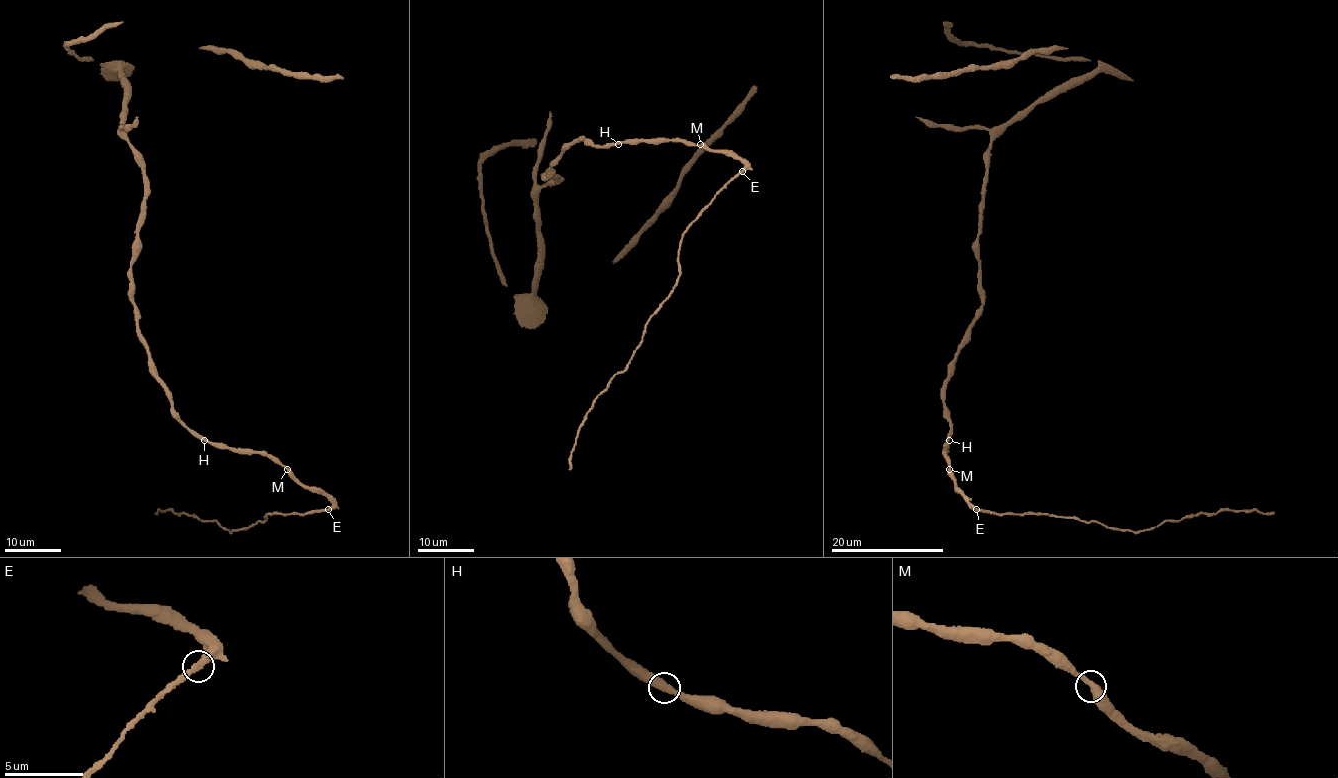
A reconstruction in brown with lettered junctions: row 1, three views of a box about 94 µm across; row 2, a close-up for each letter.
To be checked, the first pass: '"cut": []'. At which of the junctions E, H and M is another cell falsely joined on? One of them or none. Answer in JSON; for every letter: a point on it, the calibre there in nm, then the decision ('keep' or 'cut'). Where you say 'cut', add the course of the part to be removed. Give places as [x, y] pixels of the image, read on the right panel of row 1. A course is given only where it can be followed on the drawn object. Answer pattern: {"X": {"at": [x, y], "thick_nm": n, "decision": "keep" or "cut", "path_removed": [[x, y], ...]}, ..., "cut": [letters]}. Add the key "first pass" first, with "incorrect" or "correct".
{"first pass": "incorrect", "E": {"at": [976, 509], "thick_nm": 400, "decision": "cut", "path_removed": [[976, 509], [999, 514], [1078, 518], [1130, 531], [1154, 528], [1165, 521], [1223, 510], [1255, 510], [1273, 514]]}, "H": {"at": [949, 440], "thick_nm": 420, "decision": "keep"}, "M": {"at": [949, 469], "thick_nm": 400, "decision": "keep"}, "cut": ["E"]}

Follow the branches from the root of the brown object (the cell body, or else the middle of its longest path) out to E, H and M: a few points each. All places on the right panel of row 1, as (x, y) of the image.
E: (956, 358), (943, 396), (943, 416), (950, 427), (945, 454), (955, 485), (976, 509)
H: (956, 358), (943, 396), (943, 416), (950, 427), (949, 440)
M: (956, 358), (943, 396), (943, 416), (950, 427), (945, 451), (949, 469)

